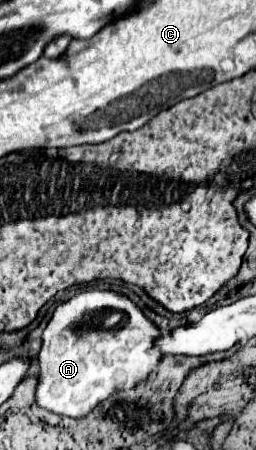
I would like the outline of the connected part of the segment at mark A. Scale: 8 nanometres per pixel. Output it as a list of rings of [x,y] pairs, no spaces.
[[[89,289],[57,305],[43,331],[35,403],[51,413],[81,419],[119,391],[131,391],[163,361],[155,341],[163,331],[127,295]]]

